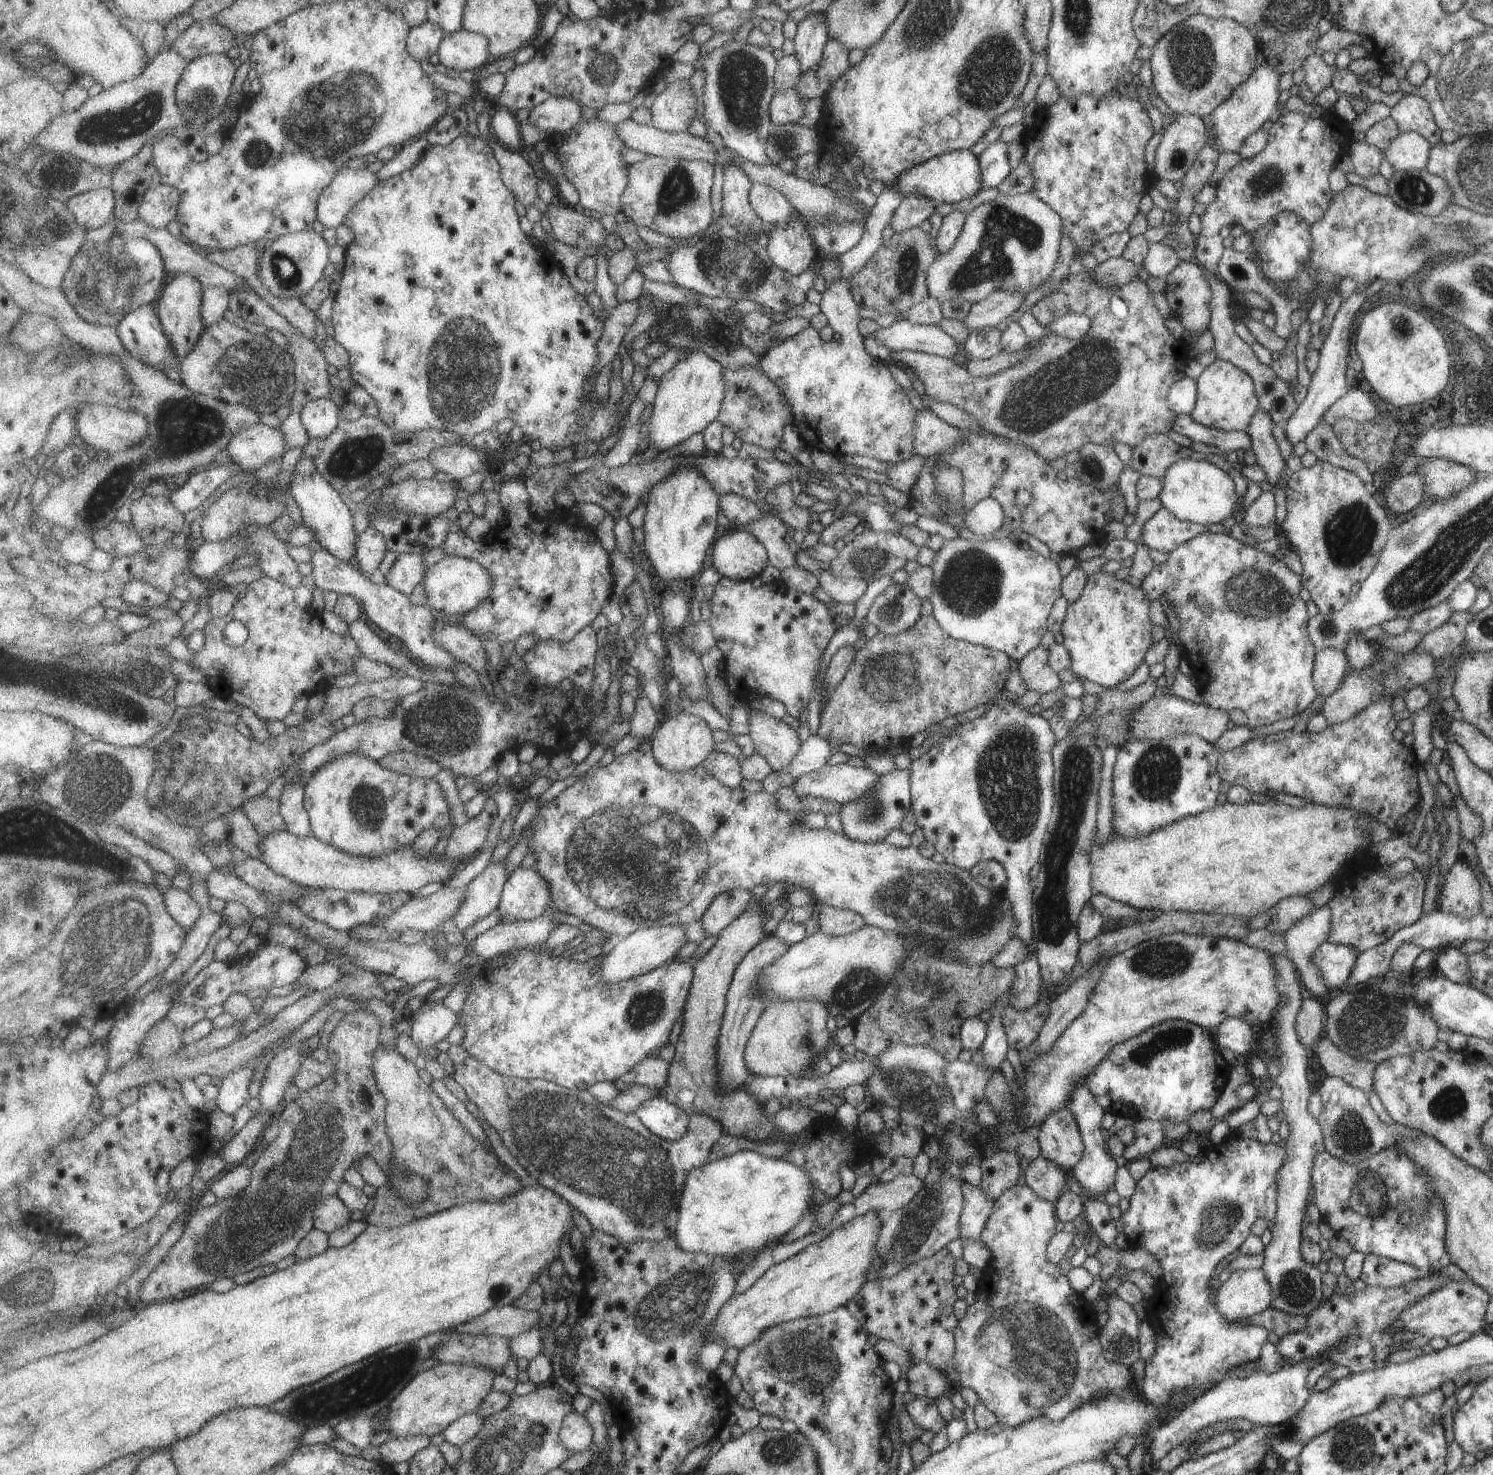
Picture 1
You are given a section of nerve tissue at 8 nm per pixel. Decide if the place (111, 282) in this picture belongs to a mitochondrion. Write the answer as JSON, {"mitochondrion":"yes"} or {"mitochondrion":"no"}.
{"mitochondrion":"yes"}

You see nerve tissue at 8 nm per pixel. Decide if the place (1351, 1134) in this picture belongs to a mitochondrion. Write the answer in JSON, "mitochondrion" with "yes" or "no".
{"mitochondrion":"yes"}

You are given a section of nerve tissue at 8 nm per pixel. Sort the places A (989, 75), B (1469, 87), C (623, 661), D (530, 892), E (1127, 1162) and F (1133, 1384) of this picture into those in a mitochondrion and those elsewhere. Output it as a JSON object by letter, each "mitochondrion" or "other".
{"A":"mitochondrion","B":"mitochondrion","C":"other","D":"mitochondrion","E":"other","F":"other"}

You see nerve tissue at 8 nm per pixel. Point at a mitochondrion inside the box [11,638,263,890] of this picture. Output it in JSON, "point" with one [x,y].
{"point":[104,786]}

